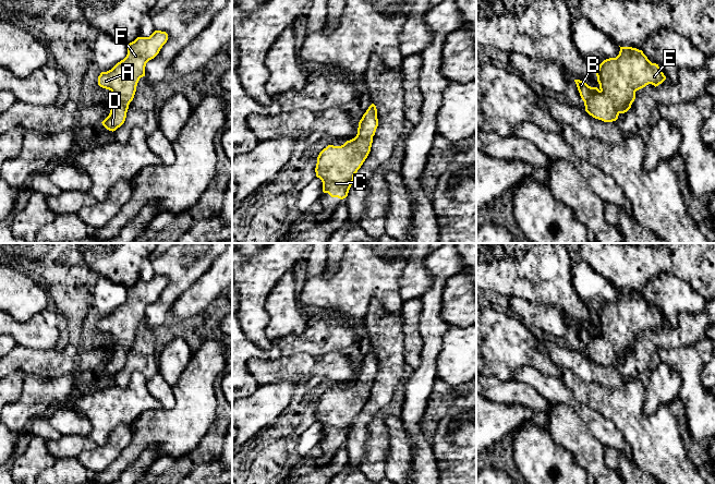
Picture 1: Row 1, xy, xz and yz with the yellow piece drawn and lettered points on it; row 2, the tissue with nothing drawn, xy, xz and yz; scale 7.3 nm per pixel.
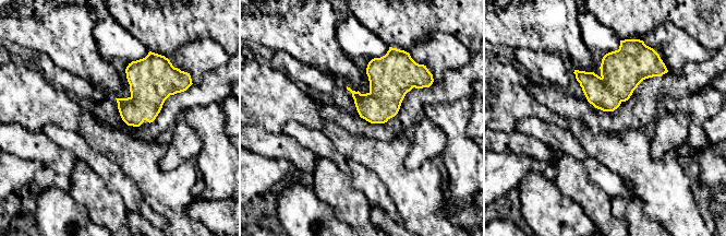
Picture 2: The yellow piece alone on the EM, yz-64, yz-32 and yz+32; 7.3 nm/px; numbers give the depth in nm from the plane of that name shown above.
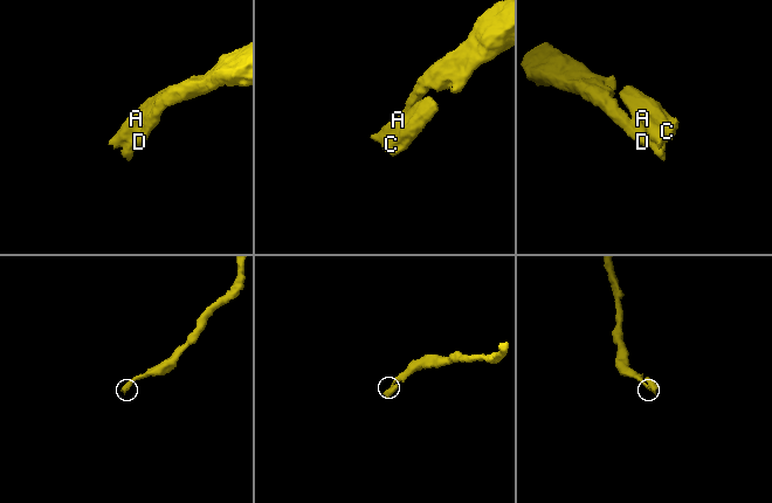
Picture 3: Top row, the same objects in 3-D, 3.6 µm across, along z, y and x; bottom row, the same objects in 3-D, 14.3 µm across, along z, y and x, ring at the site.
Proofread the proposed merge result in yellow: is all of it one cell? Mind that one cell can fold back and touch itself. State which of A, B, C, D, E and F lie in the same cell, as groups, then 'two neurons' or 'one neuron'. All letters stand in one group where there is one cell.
A B C D E F; one neuron

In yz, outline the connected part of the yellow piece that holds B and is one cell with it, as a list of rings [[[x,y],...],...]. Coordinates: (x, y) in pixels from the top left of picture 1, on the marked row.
[[[620,47],[616,58],[604,60],[596,71],[599,87],[591,87],[585,82],[574,80],[585,111],[595,119],[613,122],[620,113],[627,112],[635,99],[635,92],[649,84],[655,87],[662,84],[666,76],[656,63],[652,63],[642,50],[632,47]]]

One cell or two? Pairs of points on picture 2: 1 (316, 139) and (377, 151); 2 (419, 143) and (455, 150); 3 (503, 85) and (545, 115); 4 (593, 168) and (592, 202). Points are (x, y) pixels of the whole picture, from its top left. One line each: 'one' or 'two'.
1: two
2: two
3: one
4: two

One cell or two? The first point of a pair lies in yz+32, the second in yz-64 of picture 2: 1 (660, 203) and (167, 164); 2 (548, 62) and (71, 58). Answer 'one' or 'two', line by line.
1: two
2: two

